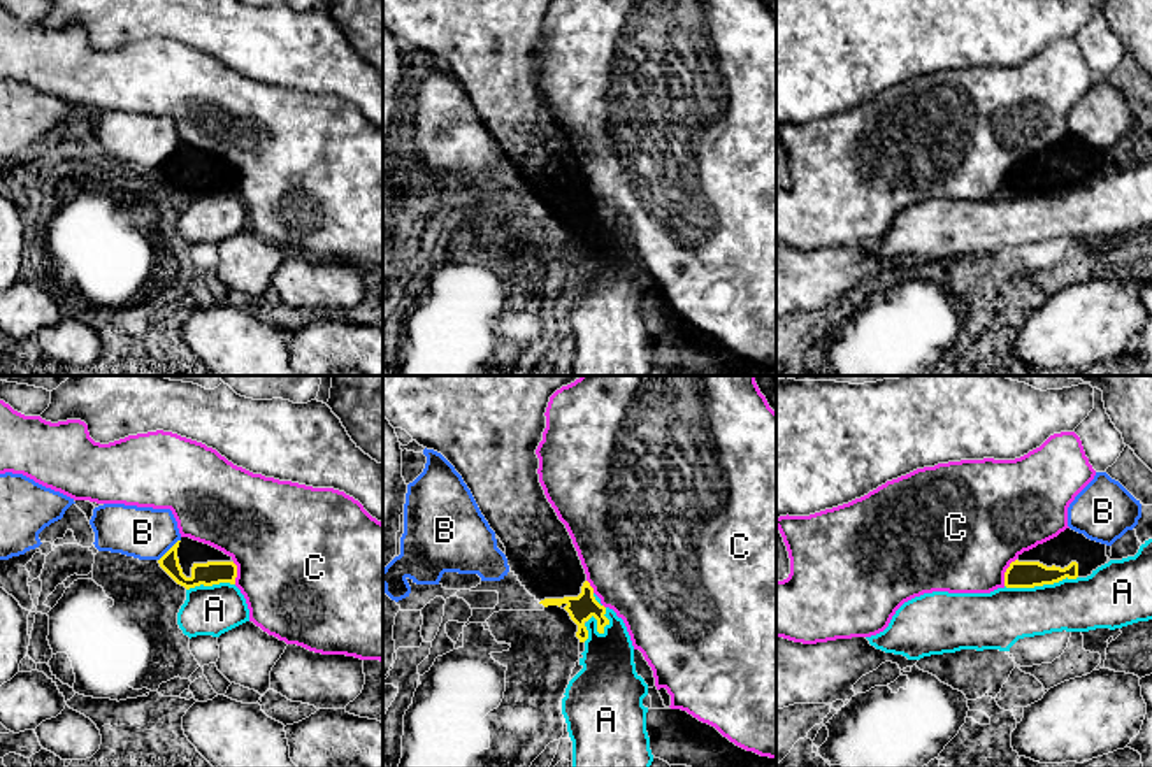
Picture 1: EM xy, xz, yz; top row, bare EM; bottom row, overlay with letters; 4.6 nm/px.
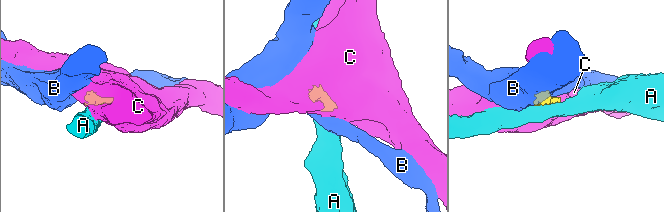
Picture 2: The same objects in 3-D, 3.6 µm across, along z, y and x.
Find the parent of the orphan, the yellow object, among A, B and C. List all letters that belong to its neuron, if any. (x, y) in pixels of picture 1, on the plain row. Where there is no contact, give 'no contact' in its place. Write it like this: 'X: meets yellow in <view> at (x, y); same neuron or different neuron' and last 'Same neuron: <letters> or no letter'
A: meets yellow in xz at (597, 232); different neuron
B: meets yellow in xy at (169, 157); different neuron
C: meets yellow in yz at (1005, 179); different neuron
Same neuron: no letter

